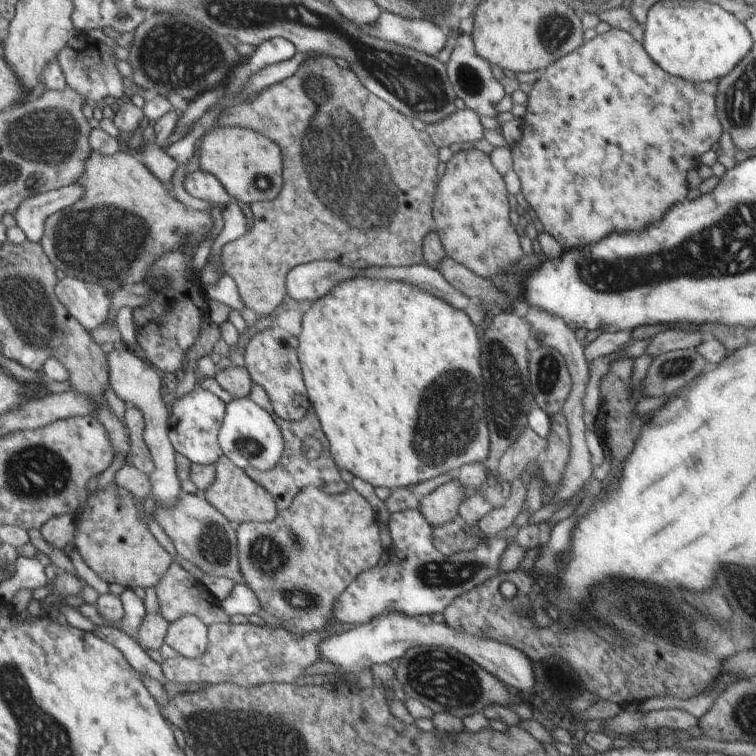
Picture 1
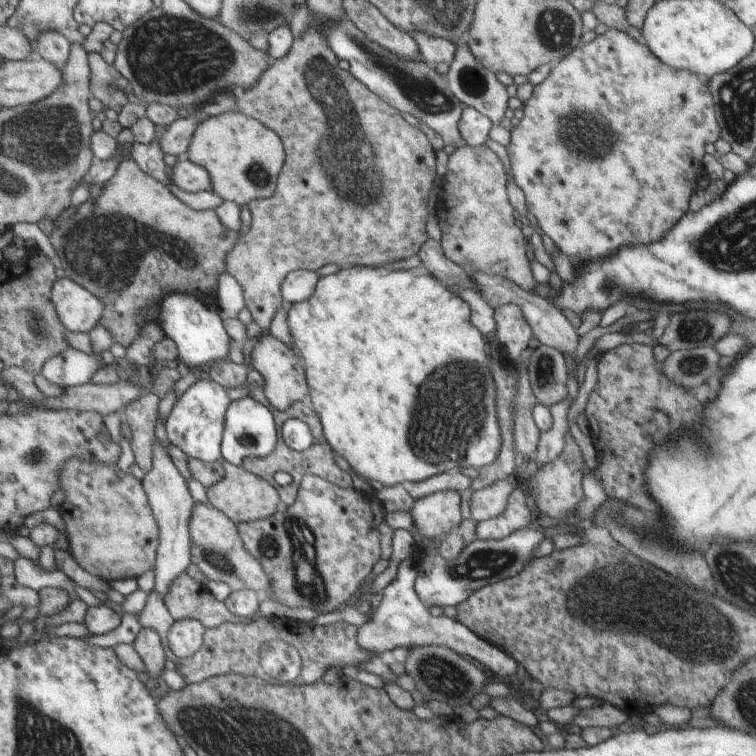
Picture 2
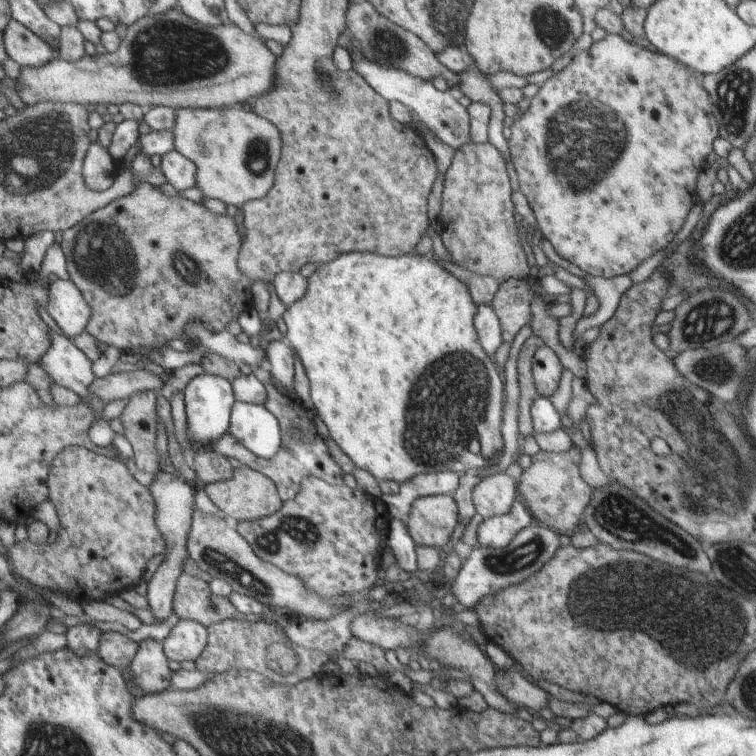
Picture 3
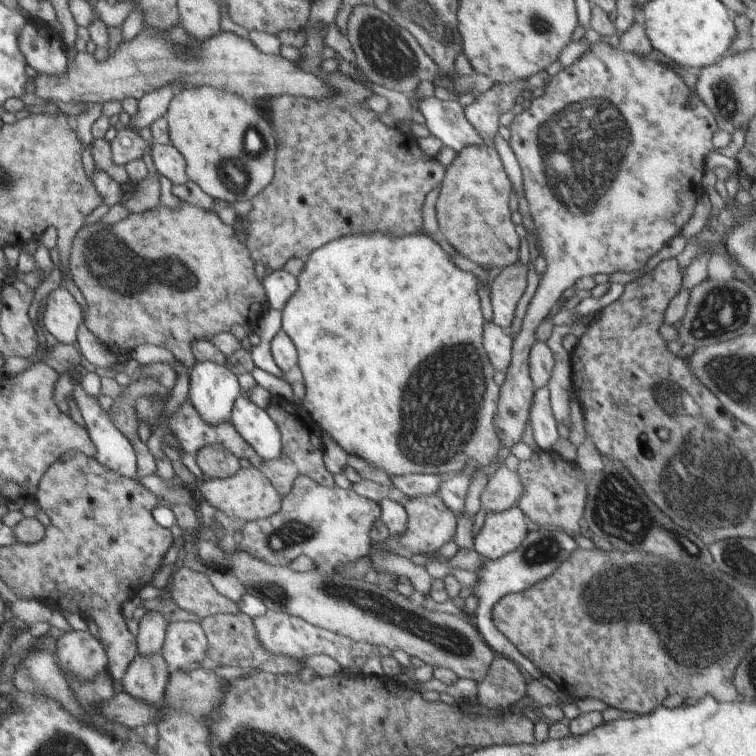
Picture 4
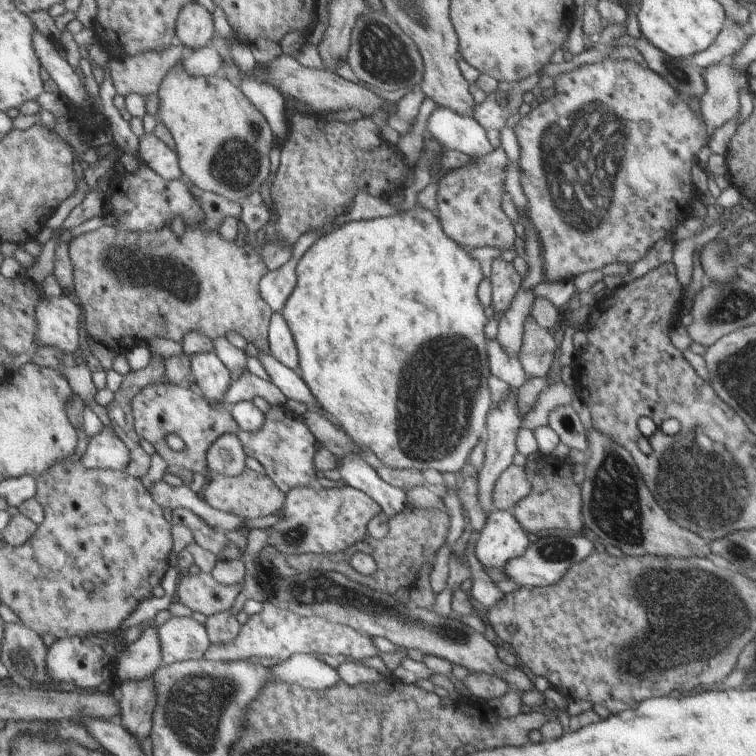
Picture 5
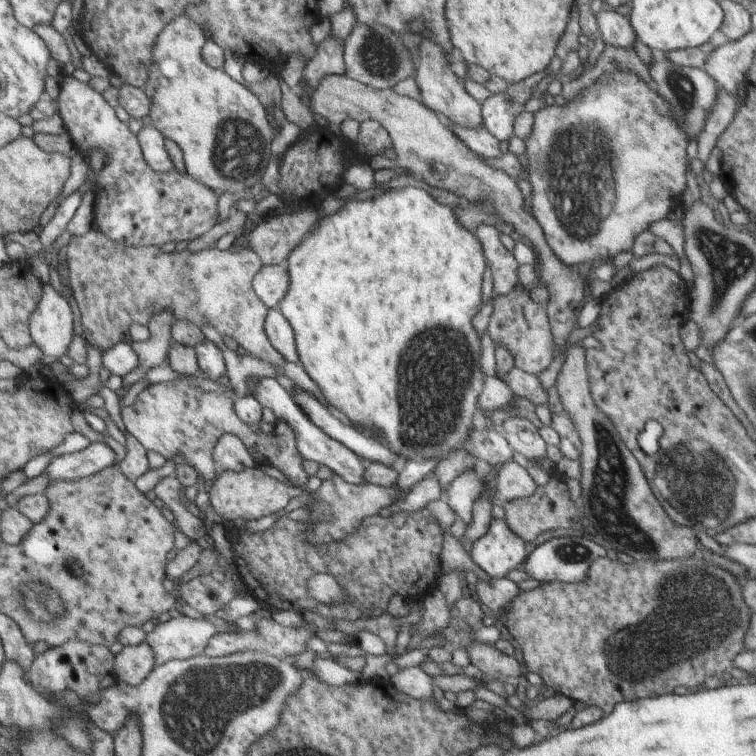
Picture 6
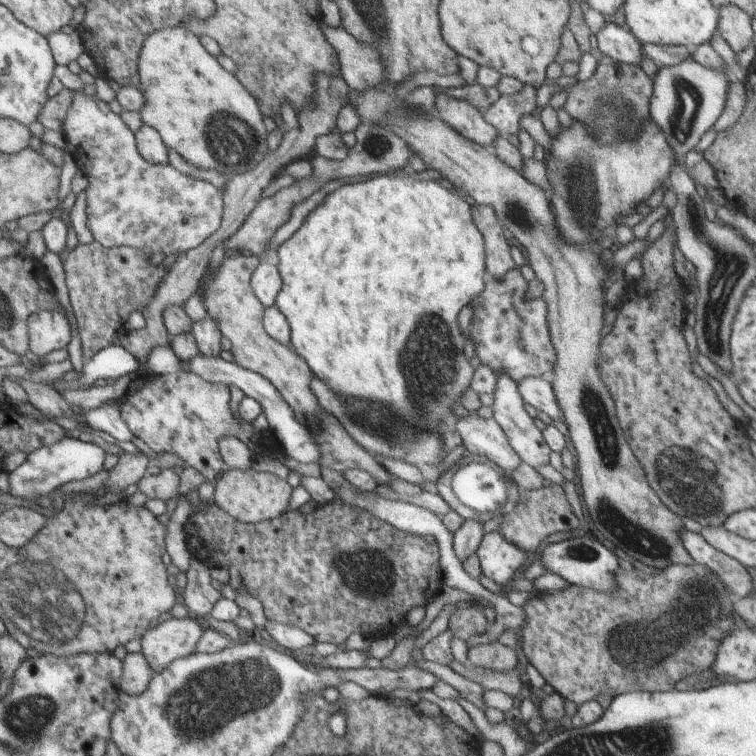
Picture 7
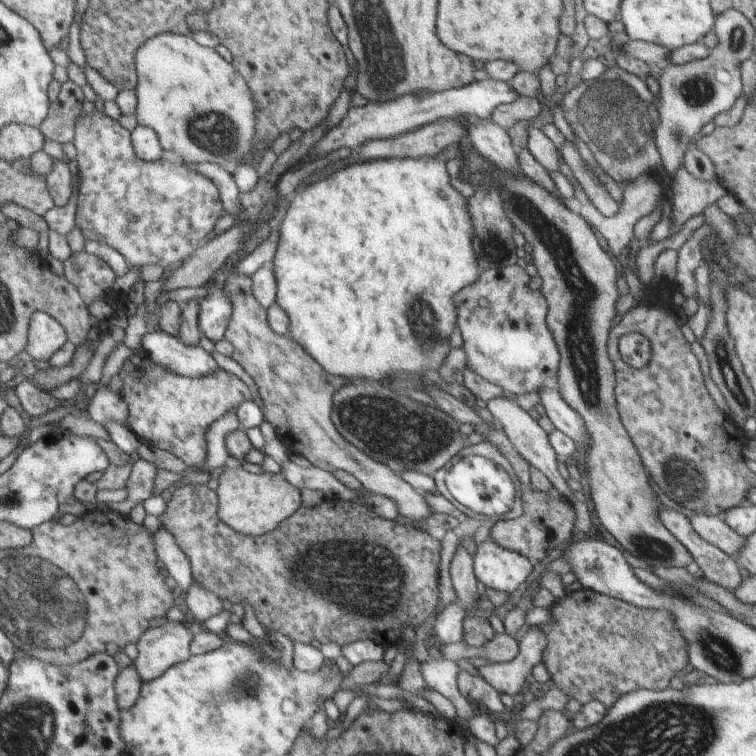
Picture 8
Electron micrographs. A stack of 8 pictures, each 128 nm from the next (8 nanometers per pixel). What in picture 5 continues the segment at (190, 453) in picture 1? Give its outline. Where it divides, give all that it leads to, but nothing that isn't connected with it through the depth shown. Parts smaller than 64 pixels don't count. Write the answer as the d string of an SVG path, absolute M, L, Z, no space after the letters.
M214 350L195 354L190 360L191 379L196 382L195 390L210 404L222 403L224 392L232 384L231 372L224 366Z

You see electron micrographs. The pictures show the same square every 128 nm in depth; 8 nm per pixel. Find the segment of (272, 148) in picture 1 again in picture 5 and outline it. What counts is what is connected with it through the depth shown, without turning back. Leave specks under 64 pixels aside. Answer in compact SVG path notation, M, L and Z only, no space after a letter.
M180 61L166 74L156 95L160 100L158 117L174 139L180 170L191 184L238 202L243 195L247 196L258 190L262 182L268 179L270 174L268 154L277 141L264 115L240 87L234 86L222 74L192 76L184 70L183 61Z

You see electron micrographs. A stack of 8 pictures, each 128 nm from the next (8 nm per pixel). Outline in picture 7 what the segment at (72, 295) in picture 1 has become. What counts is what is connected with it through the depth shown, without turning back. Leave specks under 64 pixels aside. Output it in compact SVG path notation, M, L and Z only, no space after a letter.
M40 310L29 318L30 350L41 359L54 350L66 348L72 338L66 313Z

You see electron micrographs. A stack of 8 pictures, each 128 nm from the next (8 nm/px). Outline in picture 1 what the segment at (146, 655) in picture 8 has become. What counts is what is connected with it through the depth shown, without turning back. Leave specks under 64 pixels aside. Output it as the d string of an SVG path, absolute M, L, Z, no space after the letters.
M185 615L169 624L165 643L188 659L202 657L208 645L207 628L196 616Z

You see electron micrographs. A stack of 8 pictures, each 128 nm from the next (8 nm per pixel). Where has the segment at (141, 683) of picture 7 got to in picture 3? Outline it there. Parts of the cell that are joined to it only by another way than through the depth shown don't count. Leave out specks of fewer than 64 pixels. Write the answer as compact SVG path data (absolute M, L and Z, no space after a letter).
M167 466L156 472L153 483L149 486L156 504L154 522L166 540L166 558L161 562L153 577L147 582L149 608L158 620L167 619L173 613L173 598L176 581L183 573L184 564L190 559L188 554L188 536L192 526L192 513L195 508L195 489Z

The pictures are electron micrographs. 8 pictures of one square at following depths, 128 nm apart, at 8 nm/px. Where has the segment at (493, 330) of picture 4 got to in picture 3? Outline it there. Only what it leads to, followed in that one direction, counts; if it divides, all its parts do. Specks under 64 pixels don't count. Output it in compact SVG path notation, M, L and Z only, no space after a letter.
M478 303L478 313L475 322L479 326L477 329L478 340L486 354L493 358L496 350L503 342L501 326L496 312L491 305Z

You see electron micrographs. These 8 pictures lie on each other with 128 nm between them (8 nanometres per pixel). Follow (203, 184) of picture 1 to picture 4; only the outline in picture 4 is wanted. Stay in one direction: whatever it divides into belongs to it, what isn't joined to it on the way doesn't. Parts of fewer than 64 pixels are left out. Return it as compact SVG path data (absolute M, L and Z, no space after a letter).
M153 142L151 155L156 170L172 184L185 184L189 180L186 174L186 160L171 144L162 146Z

